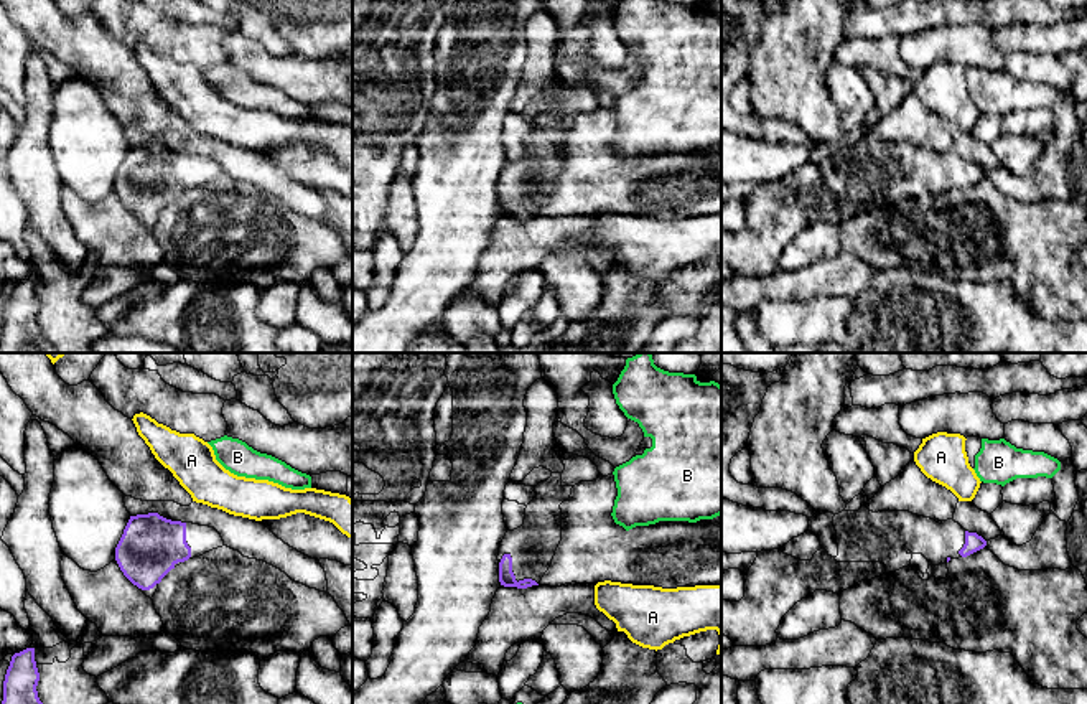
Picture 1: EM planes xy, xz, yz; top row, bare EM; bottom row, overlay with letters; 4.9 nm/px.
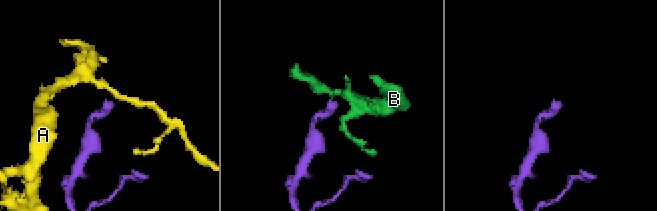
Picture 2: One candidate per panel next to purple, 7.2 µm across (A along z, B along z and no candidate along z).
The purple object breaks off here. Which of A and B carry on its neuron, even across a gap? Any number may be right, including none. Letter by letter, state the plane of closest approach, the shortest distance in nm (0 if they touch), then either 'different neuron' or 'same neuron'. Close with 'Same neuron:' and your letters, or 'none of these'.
A: xy | 120 nm | different neuron
B: yz | 260 nm | different neuron
Same neuron: none of these

